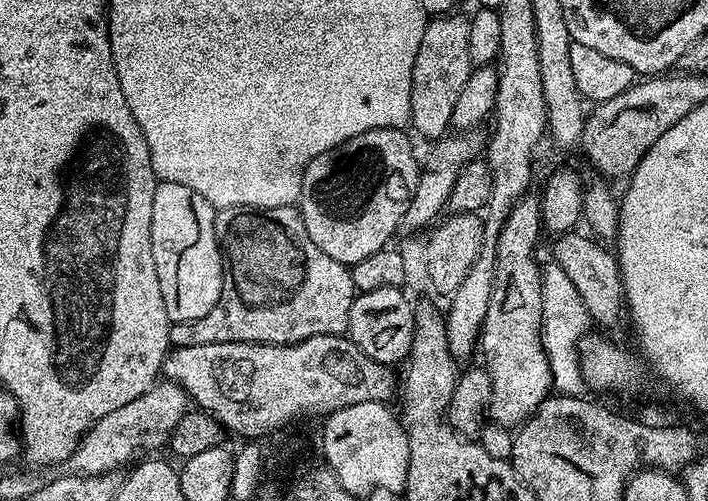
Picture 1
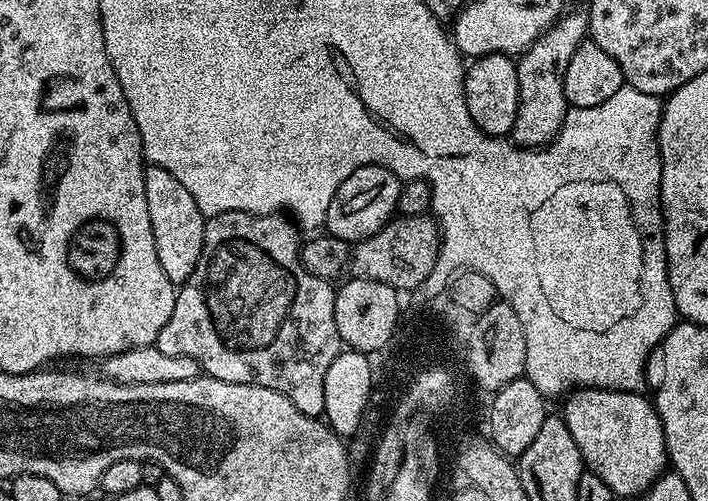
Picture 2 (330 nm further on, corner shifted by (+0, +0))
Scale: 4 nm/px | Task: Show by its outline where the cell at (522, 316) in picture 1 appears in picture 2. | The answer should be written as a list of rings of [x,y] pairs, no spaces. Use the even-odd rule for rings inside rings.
[[[565,11],[560,19],[546,29],[516,60],[518,74],[518,110],[510,133],[522,148],[542,148],[560,133],[560,127],[570,107],[564,93],[564,75],[574,50],[588,36],[588,17],[583,11]]]

